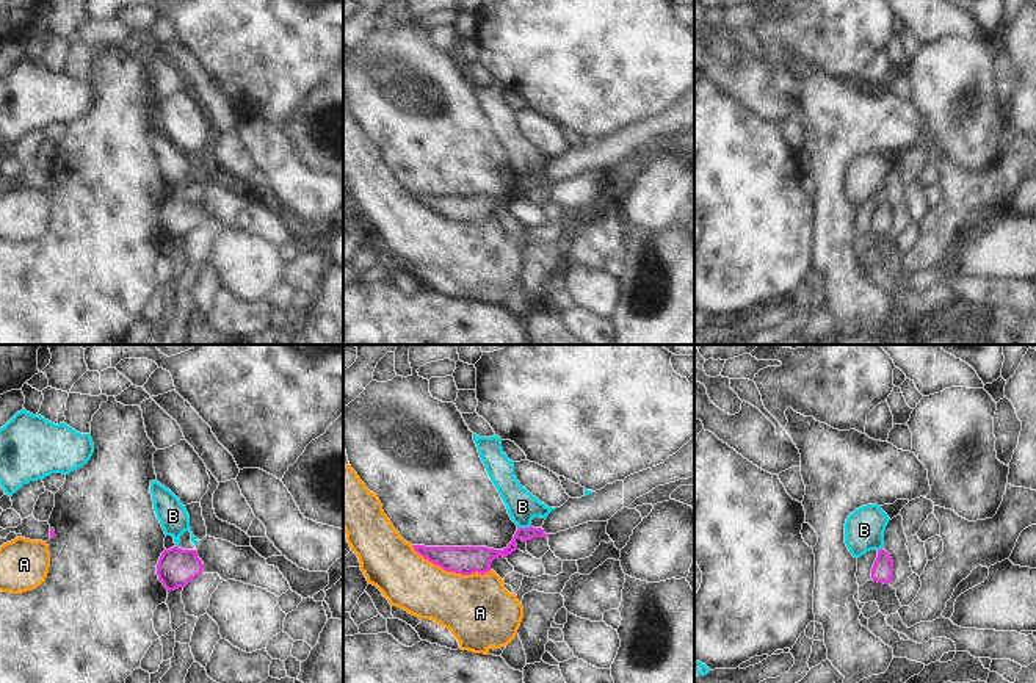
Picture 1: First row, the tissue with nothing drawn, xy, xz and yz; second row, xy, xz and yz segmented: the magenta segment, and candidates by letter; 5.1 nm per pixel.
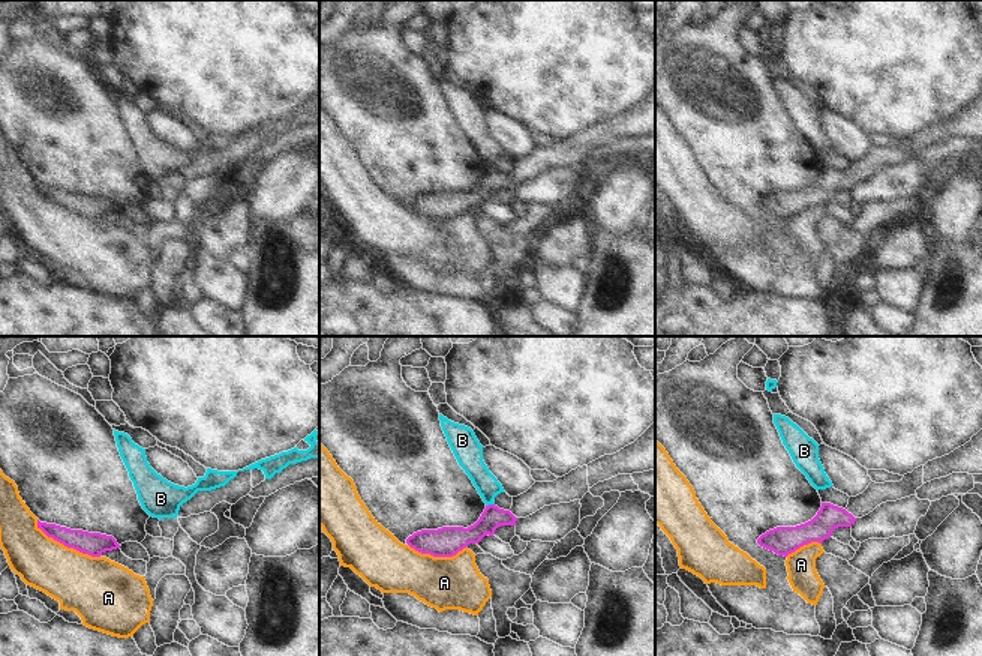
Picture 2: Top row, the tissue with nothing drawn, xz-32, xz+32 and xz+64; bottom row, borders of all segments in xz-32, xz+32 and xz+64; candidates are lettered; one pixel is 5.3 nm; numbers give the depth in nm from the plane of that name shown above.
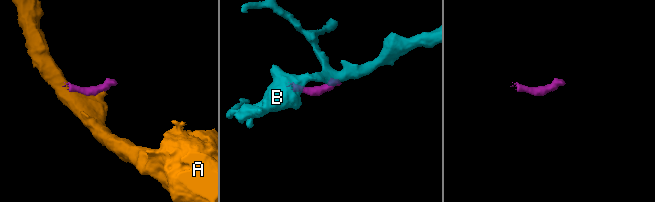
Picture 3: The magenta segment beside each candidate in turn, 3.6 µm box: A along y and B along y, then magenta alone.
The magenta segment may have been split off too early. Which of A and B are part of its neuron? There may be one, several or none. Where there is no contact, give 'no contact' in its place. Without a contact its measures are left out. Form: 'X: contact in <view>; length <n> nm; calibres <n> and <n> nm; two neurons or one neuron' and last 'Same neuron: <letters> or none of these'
A: contact in xz; length 420 nm; calibres 140 and 360 nm; two neurons
B: contact in xz; length 70 nm; calibres 90 and 160 nm; two neurons
Same neuron: none of these

